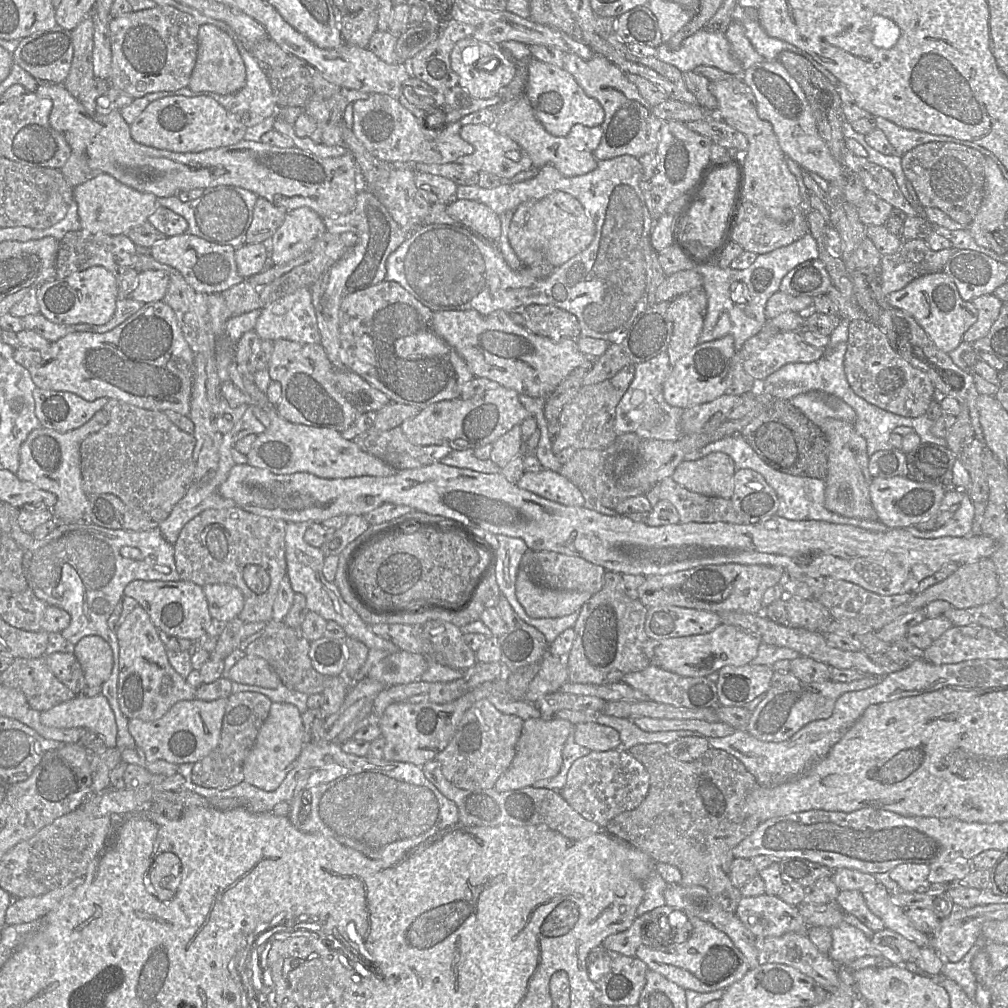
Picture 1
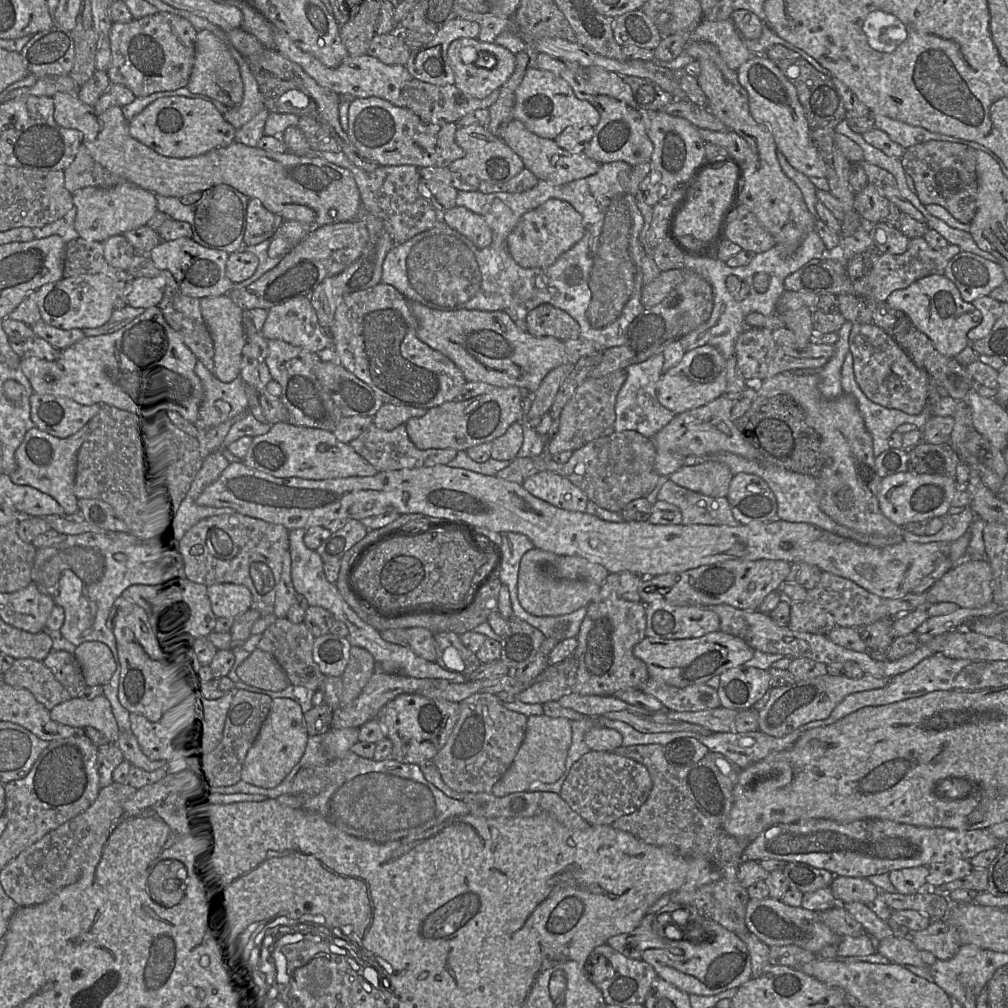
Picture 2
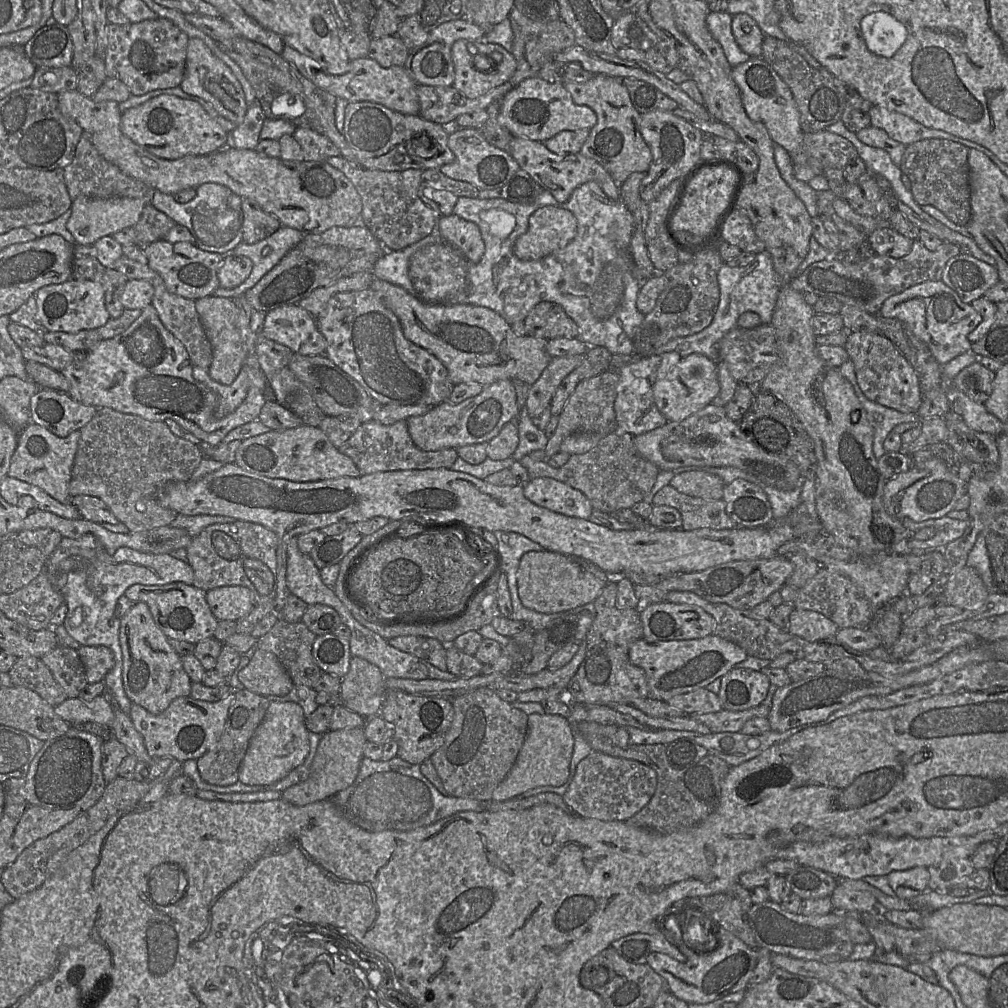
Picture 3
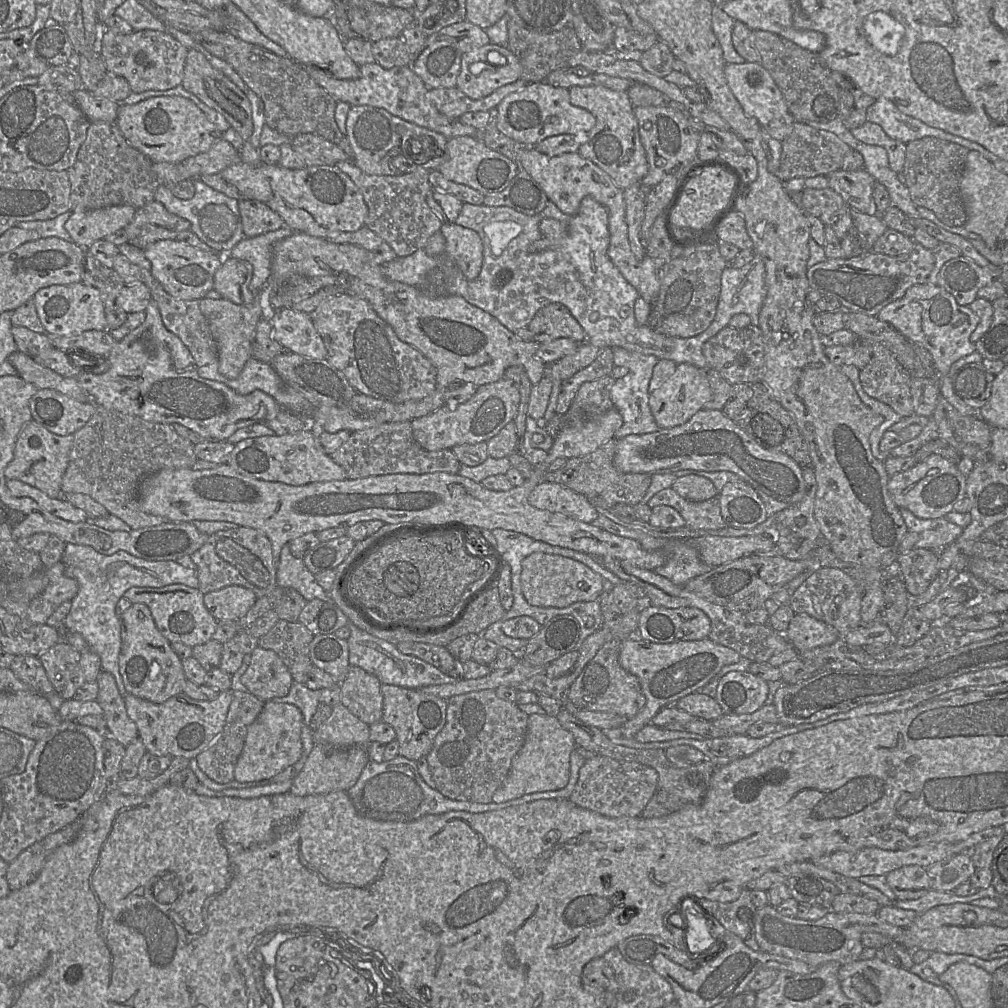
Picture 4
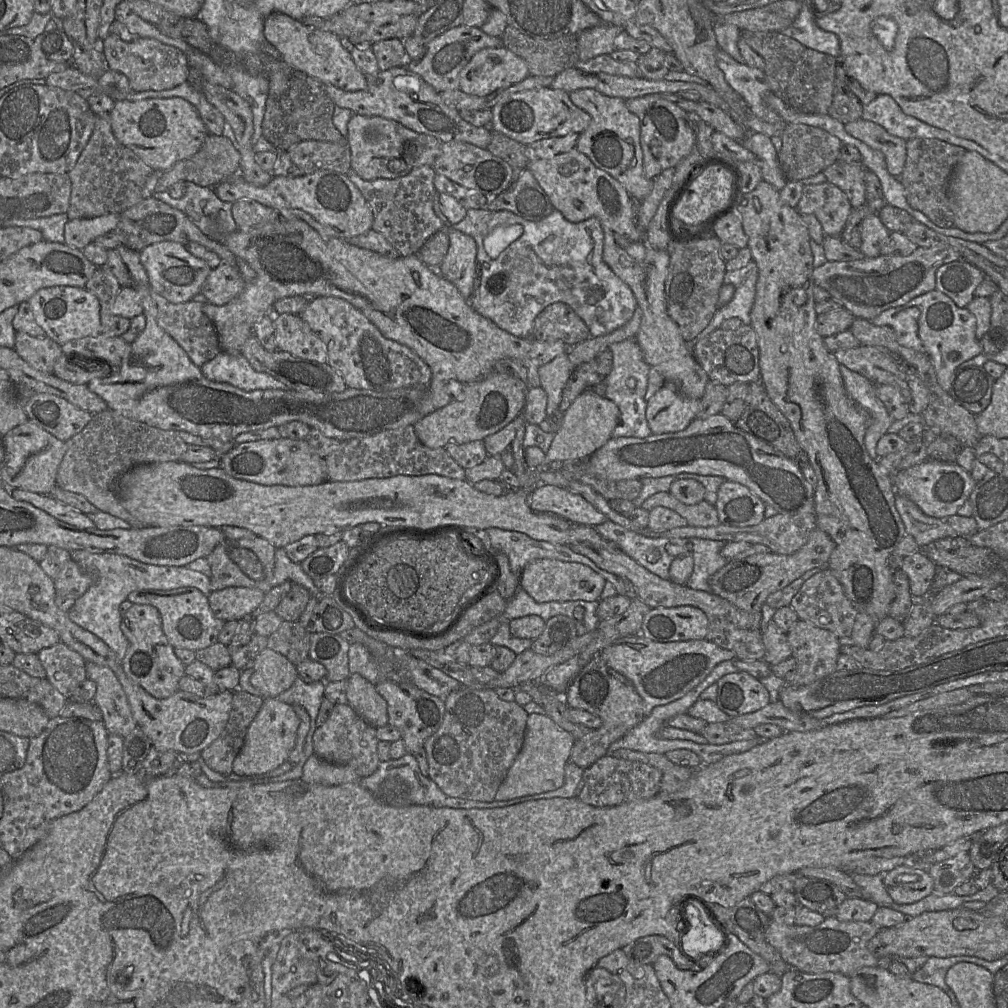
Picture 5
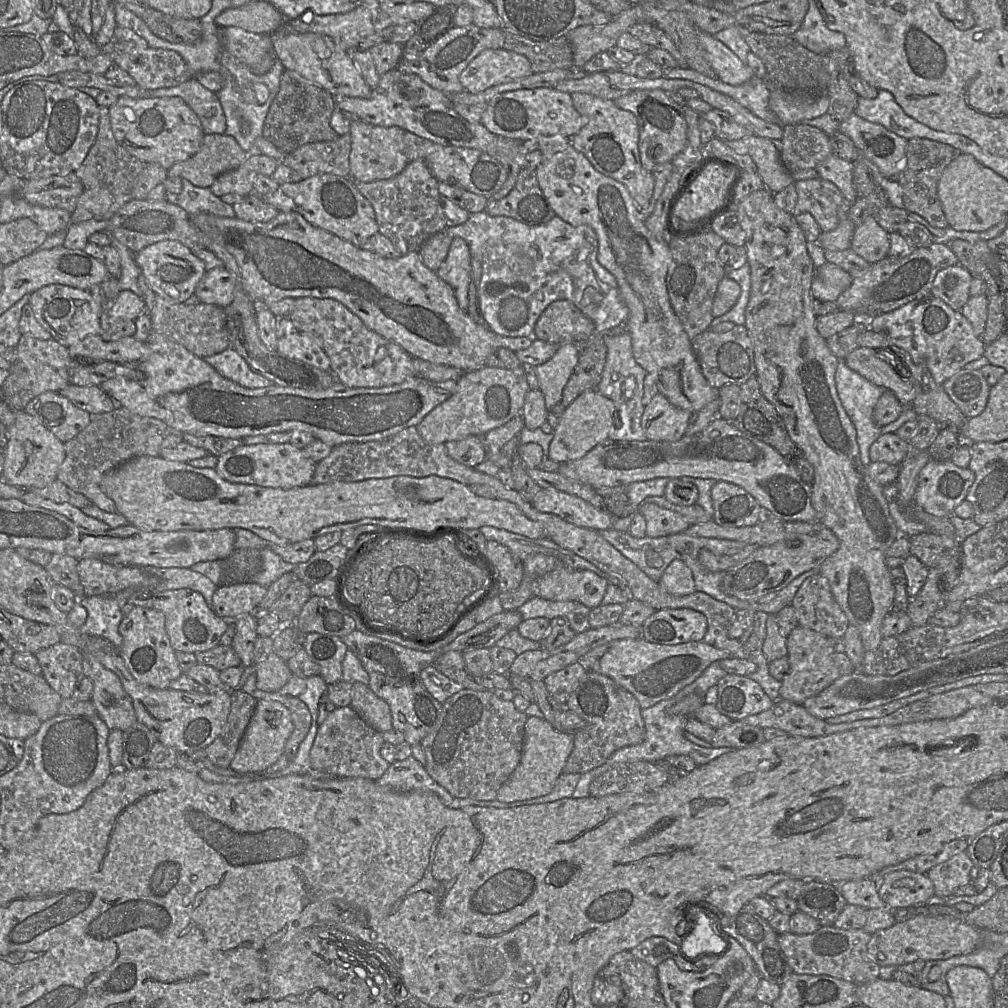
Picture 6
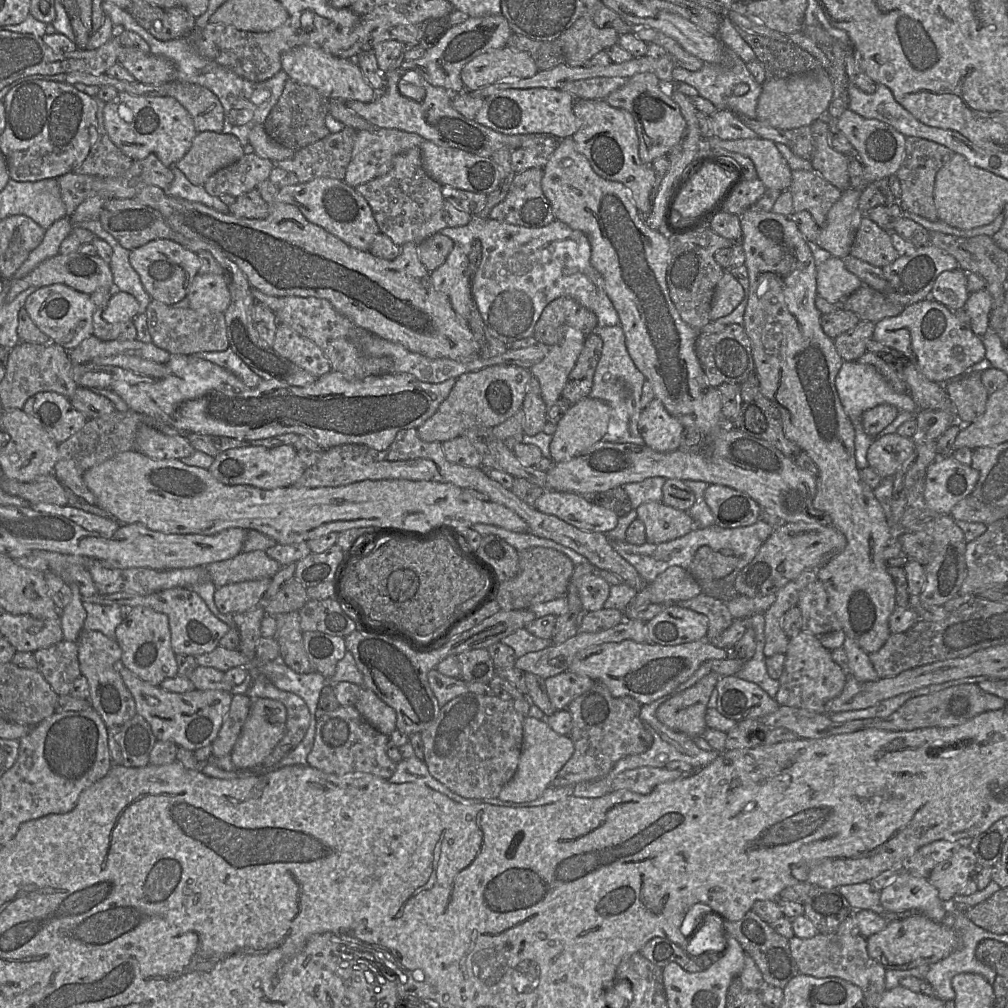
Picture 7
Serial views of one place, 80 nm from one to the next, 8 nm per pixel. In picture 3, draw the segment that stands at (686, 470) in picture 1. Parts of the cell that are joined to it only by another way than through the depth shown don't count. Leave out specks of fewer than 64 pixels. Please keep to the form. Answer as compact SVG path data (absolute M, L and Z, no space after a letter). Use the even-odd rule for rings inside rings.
M704 469L675 474L670 485L680 493L705 500L722 499L725 487L720 477Z

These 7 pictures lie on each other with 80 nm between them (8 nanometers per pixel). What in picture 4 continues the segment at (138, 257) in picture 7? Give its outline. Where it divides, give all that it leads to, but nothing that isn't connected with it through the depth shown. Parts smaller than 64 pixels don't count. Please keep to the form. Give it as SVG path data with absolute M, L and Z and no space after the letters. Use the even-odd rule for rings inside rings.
M160 240L144 249L144 255L151 264L151 274L163 289L179 300L200 300L213 289L214 274L220 267L224 255L208 253L185 242Z

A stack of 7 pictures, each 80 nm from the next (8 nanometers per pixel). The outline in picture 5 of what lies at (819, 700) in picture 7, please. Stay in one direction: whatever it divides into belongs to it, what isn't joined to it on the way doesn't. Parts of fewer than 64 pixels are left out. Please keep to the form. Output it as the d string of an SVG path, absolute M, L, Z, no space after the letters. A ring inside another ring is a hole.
M797 620L786 636L797 663L796 676L786 685L805 686L837 671L842 640L834 633L810 622Z

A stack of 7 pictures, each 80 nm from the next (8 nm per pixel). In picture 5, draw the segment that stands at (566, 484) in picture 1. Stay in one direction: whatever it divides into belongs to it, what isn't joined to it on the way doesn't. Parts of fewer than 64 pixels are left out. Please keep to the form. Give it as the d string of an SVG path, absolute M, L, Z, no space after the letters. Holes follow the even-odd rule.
M537 485L530 493L530 508L538 513L555 514L569 522L591 527L608 520L581 495L554 485Z

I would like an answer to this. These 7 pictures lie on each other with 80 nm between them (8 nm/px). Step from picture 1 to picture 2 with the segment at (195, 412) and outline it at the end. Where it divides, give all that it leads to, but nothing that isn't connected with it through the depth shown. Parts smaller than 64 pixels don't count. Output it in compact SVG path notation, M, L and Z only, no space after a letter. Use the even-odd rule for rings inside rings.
M199 360L194 372L204 389L204 399L195 426L198 430L199 451L205 457L209 455L205 432L238 415L244 415L248 409L248 399L246 385L240 377L230 383L222 383Z

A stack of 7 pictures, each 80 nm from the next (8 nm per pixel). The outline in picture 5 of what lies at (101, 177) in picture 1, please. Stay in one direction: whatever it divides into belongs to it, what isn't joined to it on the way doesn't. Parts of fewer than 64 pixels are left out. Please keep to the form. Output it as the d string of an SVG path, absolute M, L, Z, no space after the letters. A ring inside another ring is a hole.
M118 213L68 220L64 229L64 243L82 250L97 237L113 231L119 220L120 214Z

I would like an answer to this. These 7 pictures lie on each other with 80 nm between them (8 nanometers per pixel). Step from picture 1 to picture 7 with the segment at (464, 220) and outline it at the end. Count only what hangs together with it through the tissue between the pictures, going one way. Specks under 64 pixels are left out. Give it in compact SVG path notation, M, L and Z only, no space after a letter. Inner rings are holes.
M454 244L444 264L431 272L435 289L446 294L453 310L468 322L472 308L472 290L468 255Z

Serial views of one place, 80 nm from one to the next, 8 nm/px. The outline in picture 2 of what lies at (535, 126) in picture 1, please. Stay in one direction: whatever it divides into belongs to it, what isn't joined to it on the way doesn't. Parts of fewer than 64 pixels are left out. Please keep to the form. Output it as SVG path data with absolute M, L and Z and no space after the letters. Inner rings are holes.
M512 119L500 131L503 140L522 160L524 167L531 171L539 181L551 185L563 185L574 180L595 174L600 164L582 153L570 153L560 148L552 139L541 138L530 132L518 120Z

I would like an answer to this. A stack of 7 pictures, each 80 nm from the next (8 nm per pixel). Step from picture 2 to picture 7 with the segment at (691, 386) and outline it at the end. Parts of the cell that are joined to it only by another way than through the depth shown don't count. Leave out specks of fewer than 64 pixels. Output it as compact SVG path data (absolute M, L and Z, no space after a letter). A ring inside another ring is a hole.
M654 398L642 410L638 431L647 447L656 452L672 452L680 447L684 426L669 414L663 403Z

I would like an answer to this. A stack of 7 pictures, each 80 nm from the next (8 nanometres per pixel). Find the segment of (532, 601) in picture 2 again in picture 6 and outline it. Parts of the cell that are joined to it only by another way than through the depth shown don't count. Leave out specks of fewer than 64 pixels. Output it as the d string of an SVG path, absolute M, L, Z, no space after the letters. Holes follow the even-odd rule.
M566 566L546 573L537 579L537 595L552 601L576 601L593 609L602 604L608 581L590 570L574 570Z

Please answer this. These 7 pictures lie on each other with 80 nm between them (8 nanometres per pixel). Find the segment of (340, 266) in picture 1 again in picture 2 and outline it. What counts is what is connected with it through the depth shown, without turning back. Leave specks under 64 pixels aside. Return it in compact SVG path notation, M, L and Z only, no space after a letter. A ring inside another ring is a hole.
M361 209L359 216L355 220L361 221L365 225L369 234L368 242L361 256L341 273L322 281L310 295L310 302L316 312L318 322L326 332L328 332L334 320L335 311L340 300L345 295L365 290L381 282L384 259L387 253L395 246L395 242L386 231L380 218Z

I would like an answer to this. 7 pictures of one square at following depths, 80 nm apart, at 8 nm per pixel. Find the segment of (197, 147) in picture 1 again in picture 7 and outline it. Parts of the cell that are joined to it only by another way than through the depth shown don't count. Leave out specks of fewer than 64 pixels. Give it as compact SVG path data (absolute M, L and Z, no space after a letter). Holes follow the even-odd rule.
M118 92L115 98L105 103L103 116L104 126L110 140L123 154L133 160L142 160L148 155L154 154L166 167L175 165L185 156L197 134L188 111L174 97L170 96L147 97Z

